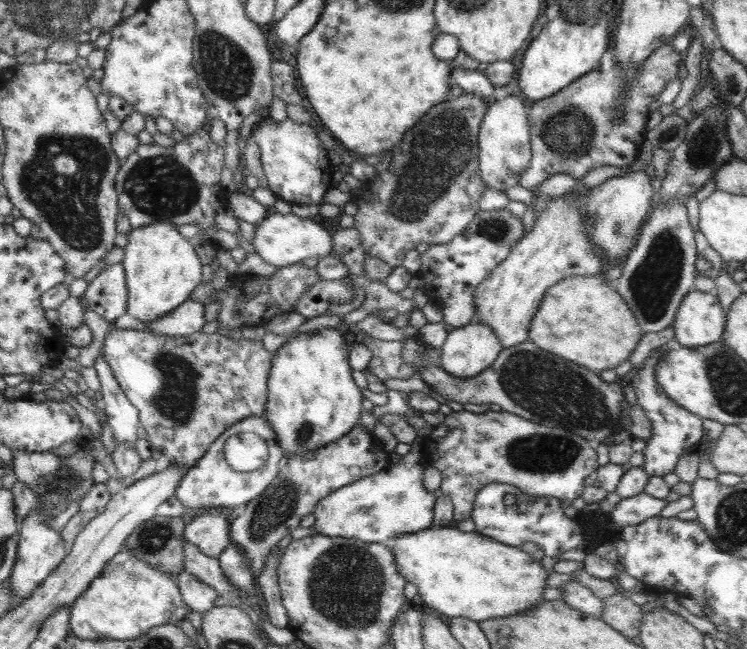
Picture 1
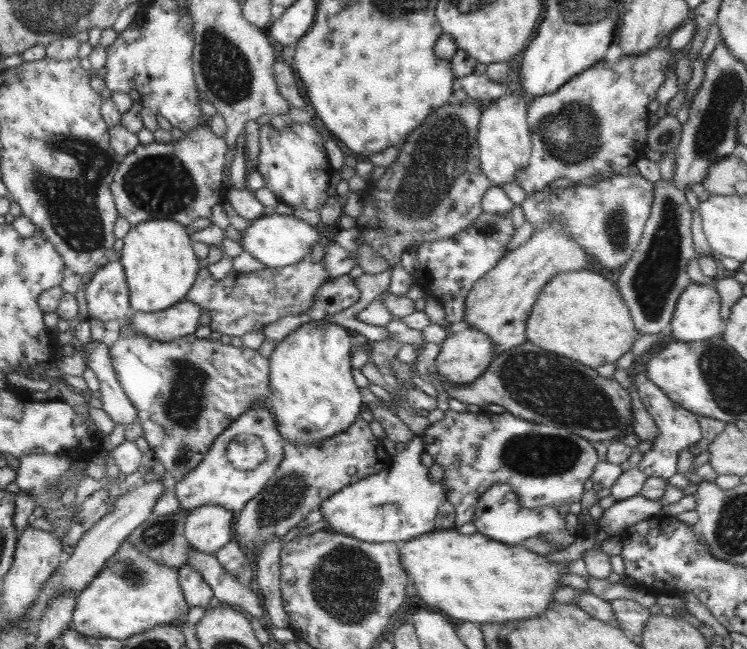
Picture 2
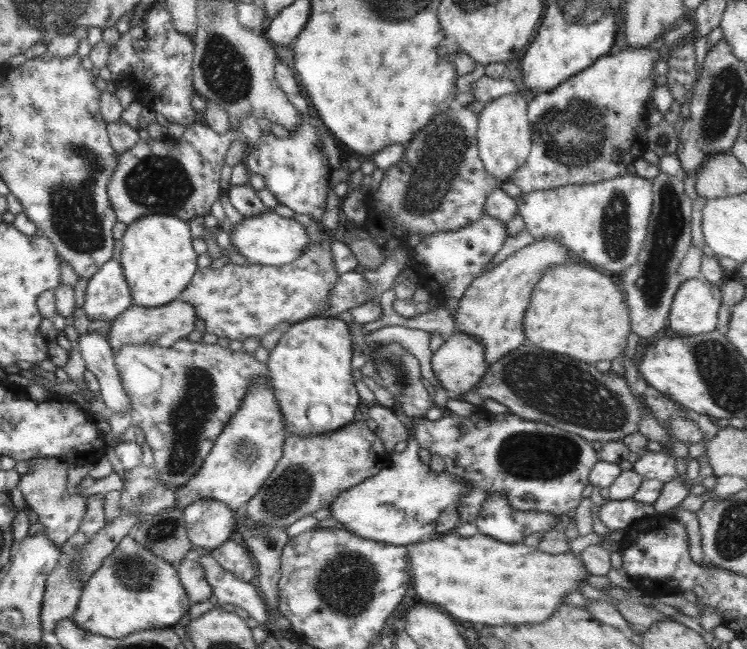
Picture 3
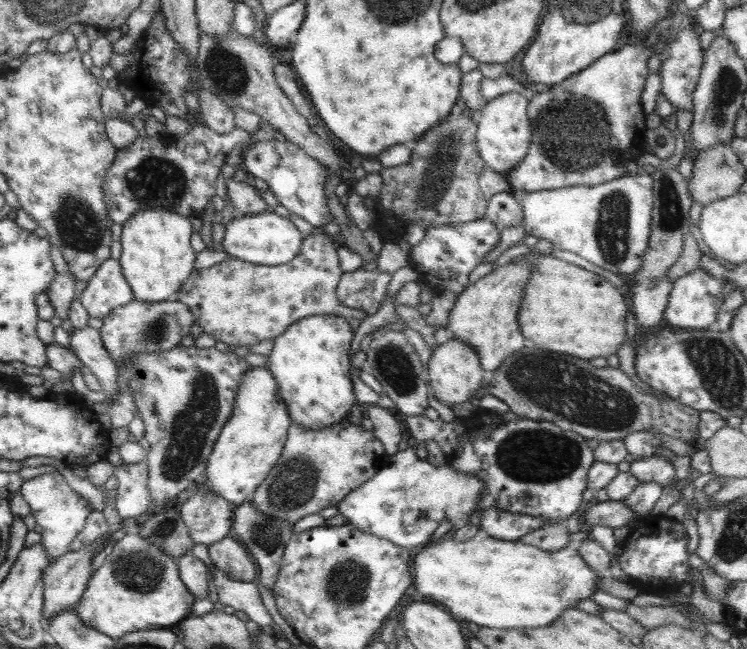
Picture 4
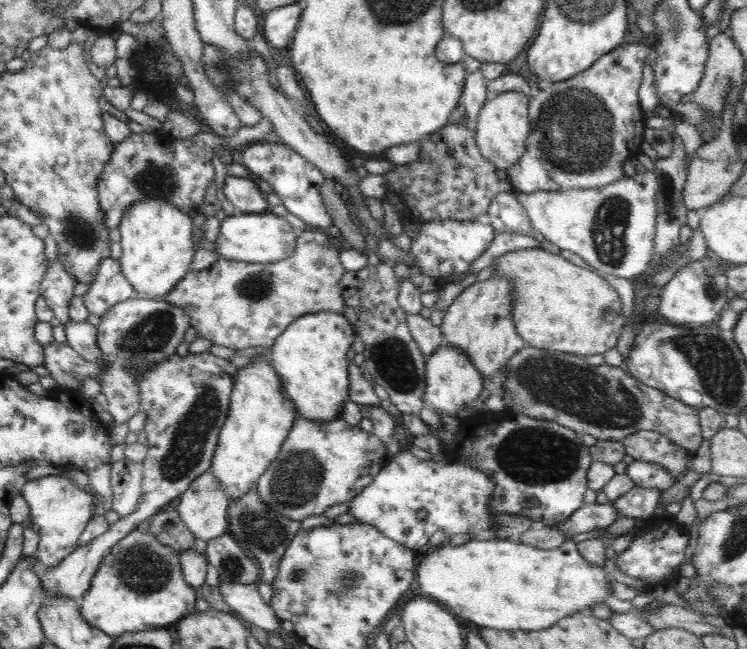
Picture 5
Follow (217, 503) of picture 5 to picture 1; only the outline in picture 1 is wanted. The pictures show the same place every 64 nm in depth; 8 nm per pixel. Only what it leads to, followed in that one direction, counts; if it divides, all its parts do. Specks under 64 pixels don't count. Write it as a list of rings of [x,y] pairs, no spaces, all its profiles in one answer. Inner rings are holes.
[[[217,508],[208,509],[208,512],[202,512],[200,516],[187,519],[184,538],[209,557],[218,558],[222,550],[232,544],[230,520],[218,512]]]

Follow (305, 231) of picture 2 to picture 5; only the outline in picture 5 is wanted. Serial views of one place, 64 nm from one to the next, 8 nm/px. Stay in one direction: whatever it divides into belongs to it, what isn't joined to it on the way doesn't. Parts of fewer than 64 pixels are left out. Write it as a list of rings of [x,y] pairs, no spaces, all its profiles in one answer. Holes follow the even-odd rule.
[[[241,212],[227,216],[220,225],[220,234],[214,242],[222,258],[242,262],[273,263],[288,258],[295,249],[296,230],[277,214]]]

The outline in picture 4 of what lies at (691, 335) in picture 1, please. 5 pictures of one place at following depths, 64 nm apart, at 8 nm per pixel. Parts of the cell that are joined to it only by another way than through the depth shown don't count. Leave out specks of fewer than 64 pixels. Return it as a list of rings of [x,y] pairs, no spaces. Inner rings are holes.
[[[701,266],[675,279],[668,297],[663,319],[676,328],[708,329],[715,327],[720,307],[727,294],[722,279],[711,277]]]

